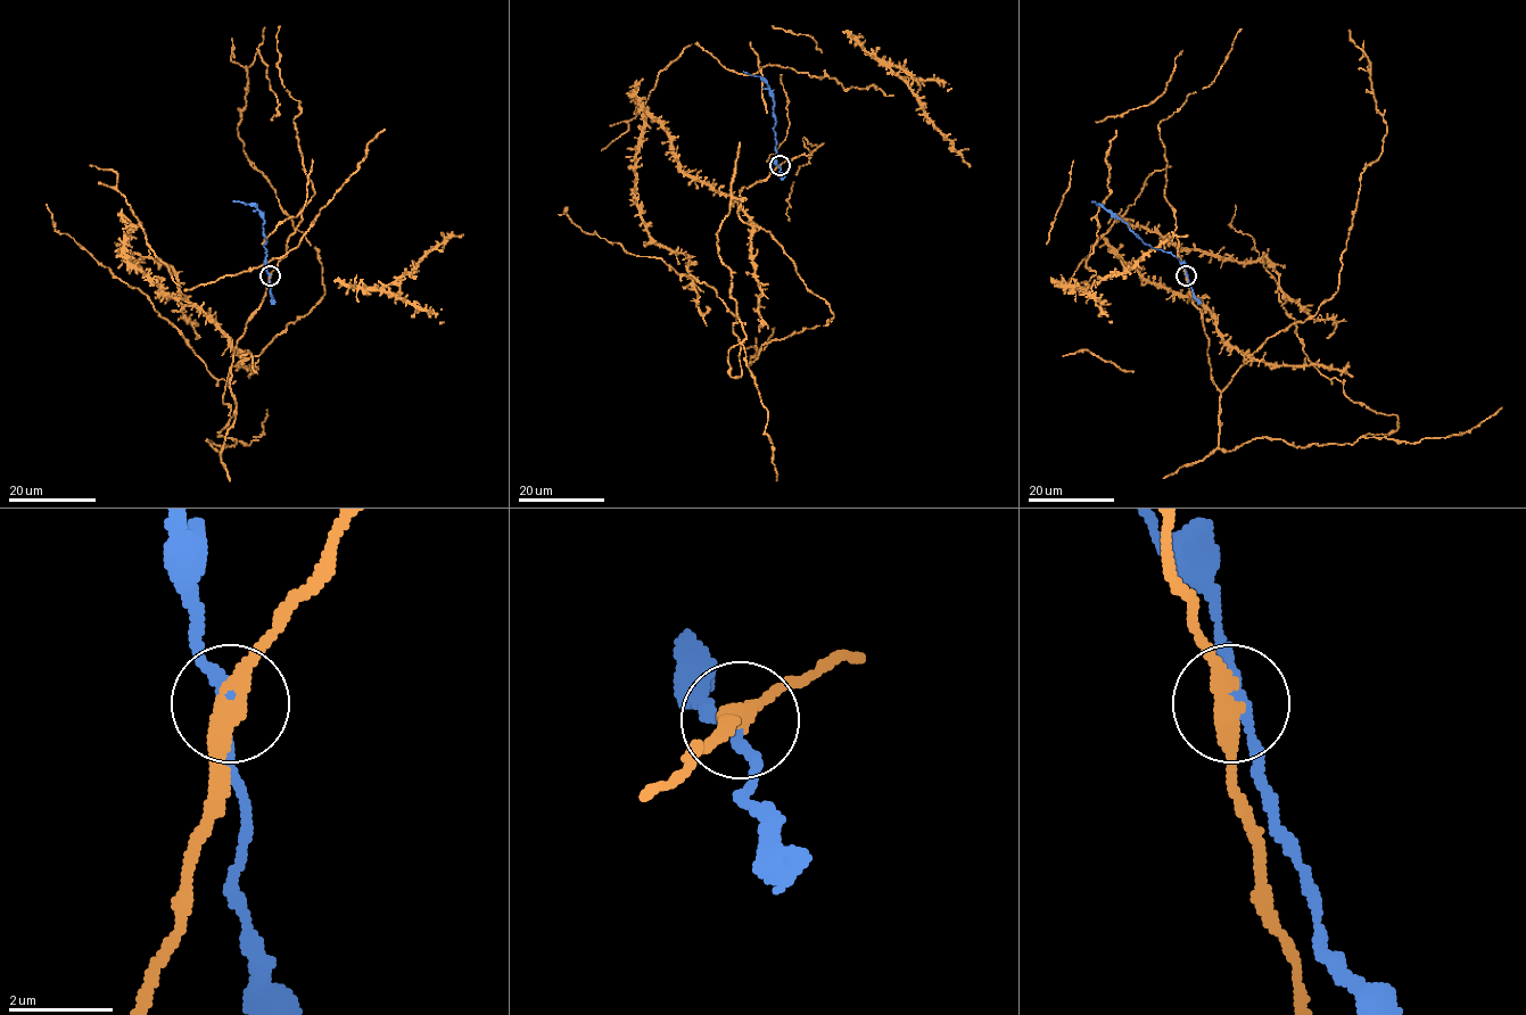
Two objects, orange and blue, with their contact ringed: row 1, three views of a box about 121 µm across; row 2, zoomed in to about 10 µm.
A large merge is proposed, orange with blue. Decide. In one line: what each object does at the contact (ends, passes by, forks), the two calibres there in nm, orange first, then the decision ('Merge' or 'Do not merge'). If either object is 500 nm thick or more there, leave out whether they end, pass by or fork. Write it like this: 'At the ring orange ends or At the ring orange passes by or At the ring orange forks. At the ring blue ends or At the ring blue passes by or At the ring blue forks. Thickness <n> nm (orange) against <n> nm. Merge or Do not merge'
At the ring orange passes by. At the ring blue passes by. Thickness 400 nm (orange) against 200 nm. Do not merge

